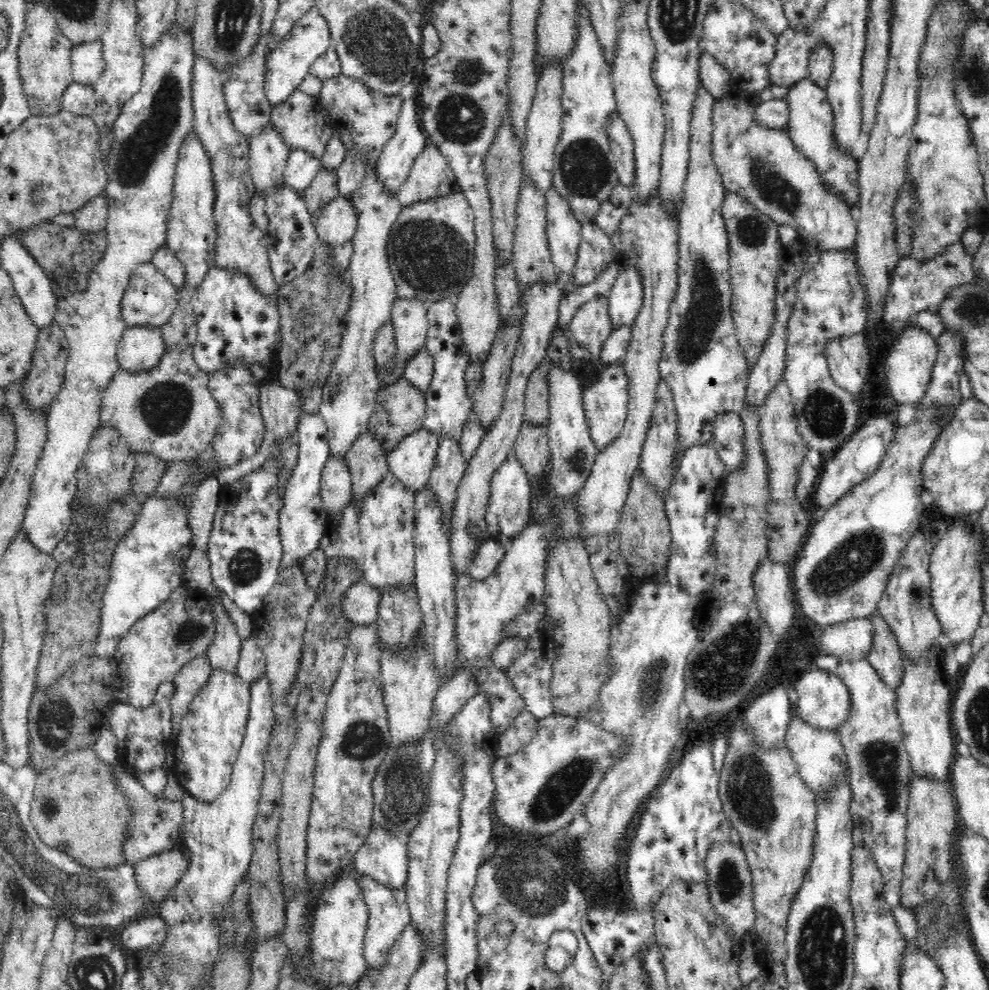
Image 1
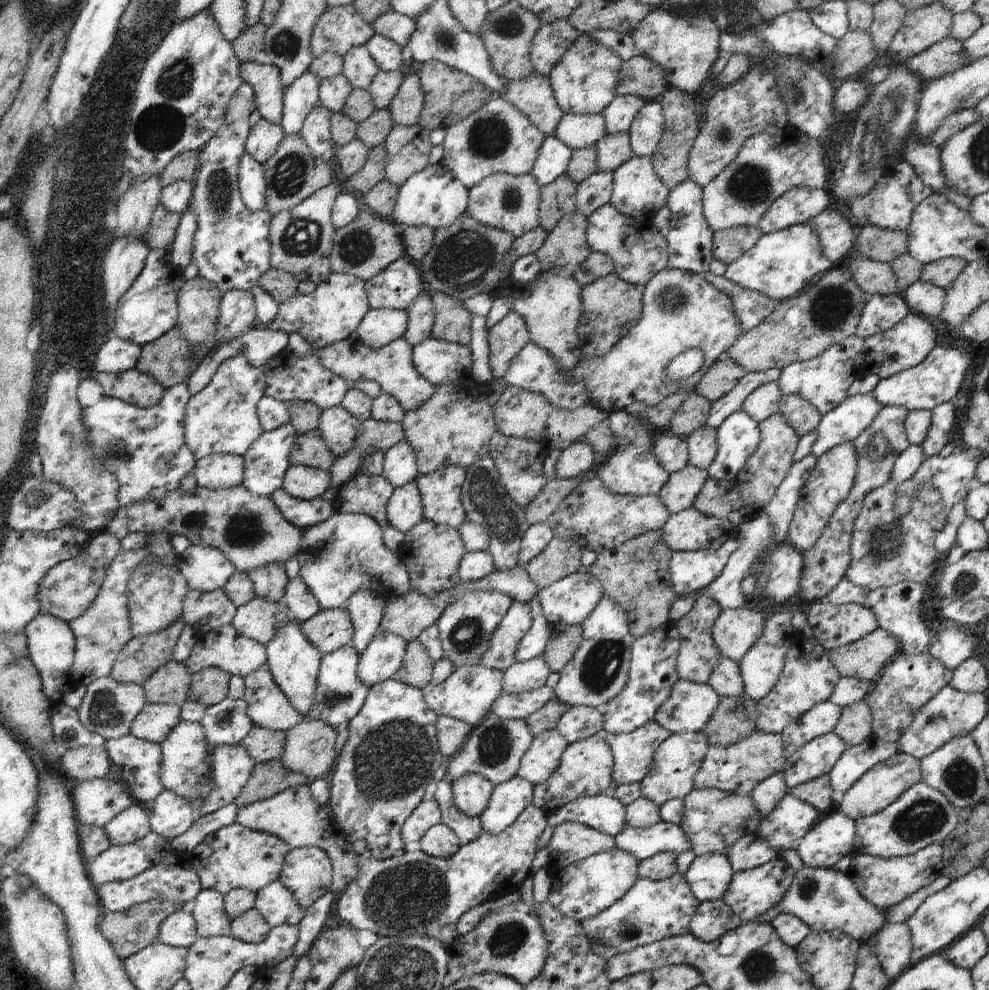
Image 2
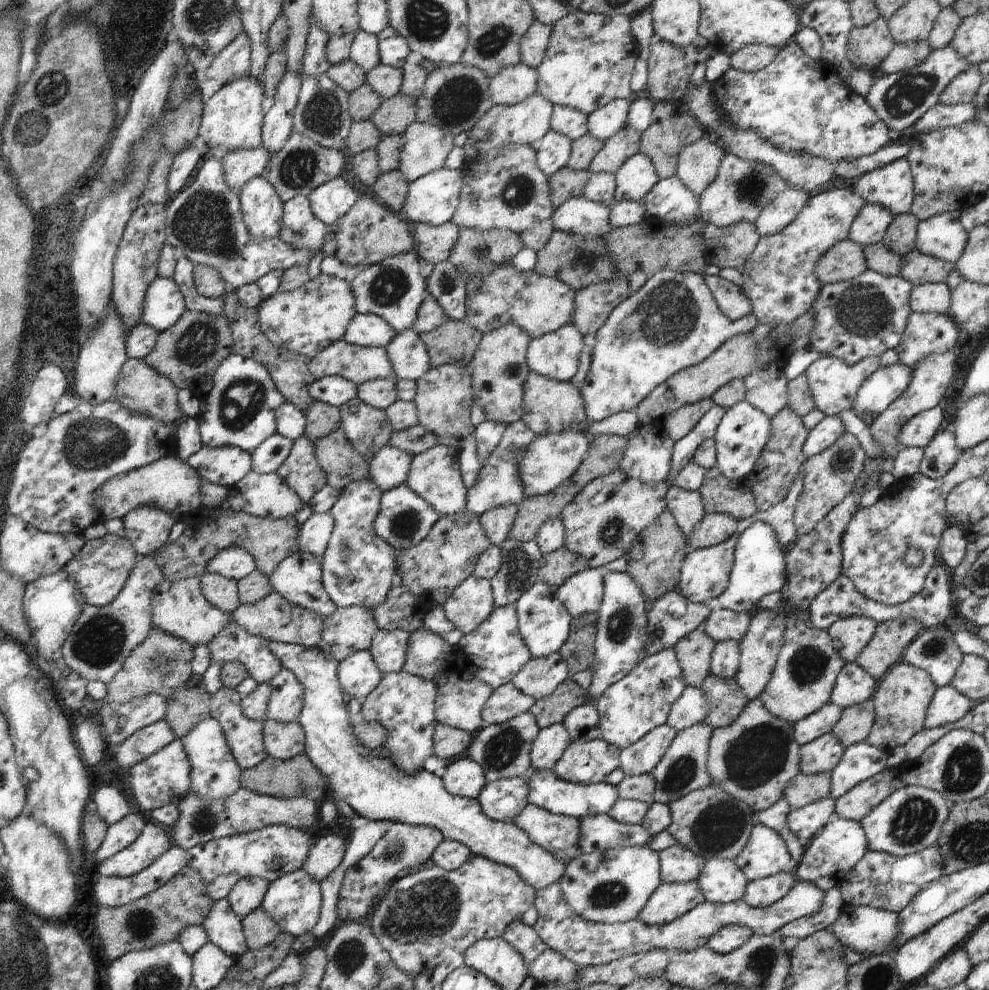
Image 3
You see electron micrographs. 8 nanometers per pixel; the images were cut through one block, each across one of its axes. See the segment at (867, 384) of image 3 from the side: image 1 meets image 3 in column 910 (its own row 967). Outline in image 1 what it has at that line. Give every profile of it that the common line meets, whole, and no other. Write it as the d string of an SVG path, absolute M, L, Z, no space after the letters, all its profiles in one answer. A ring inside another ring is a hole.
M357 873L355 879L369 910L367 931L364 937L364 954L367 967L380 970L388 960L389 950L410 923L411 914L407 903L407 892L405 889L398 890L381 885L379 882L373 881L372 878L360 873Z

